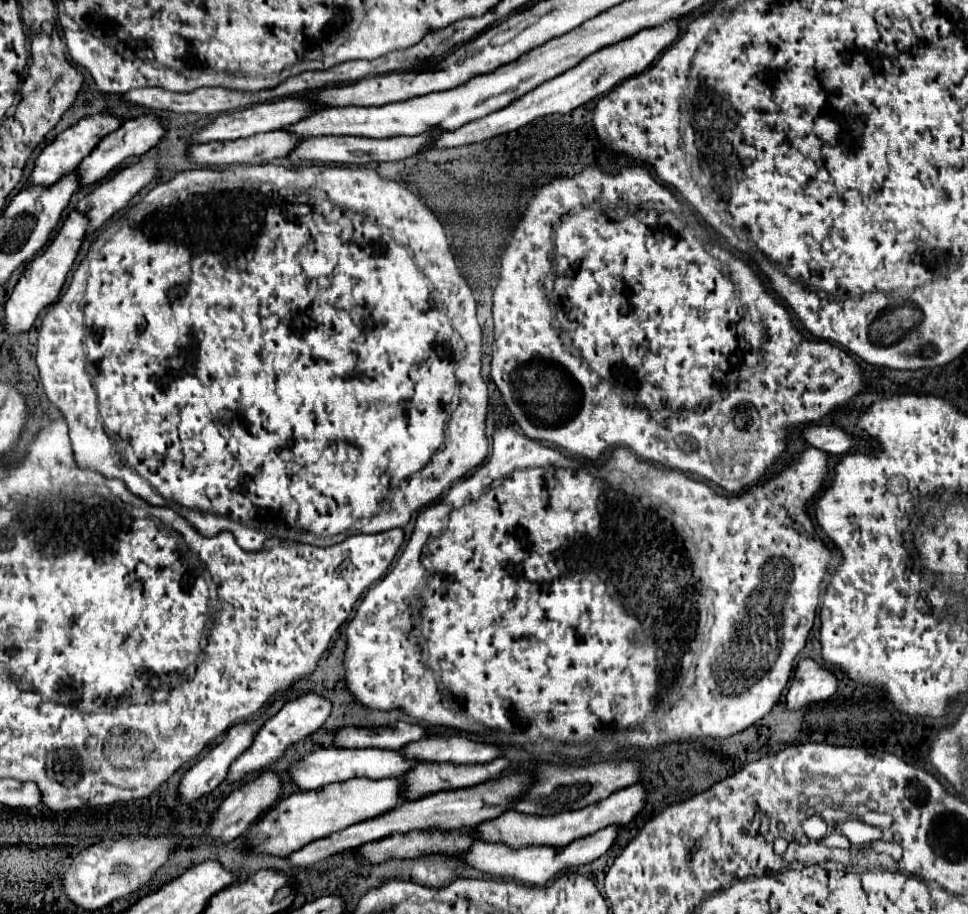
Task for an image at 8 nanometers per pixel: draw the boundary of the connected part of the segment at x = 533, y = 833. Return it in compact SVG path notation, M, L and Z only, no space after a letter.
M636 783L630 787L624 787L620 791L614 791L610 797L592 803L584 809L566 811L550 817L534 817L524 815L518 811L506 811L502 817L480 823L476 829L484 841L498 841L508 843L510 847L522 847L522 845L552 845L552 847L564 847L574 839L592 835L608 825L628 825L636 819L636 815L646 807L646 787L644 783Z

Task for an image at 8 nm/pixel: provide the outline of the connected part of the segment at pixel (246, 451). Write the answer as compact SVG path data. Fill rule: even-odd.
M234 165L234 167L232 167L232 169L226 169L226 171L212 171L212 169L194 169L194 171L186 171L186 173L184 173L184 171L182 171L182 173L178 173L178 175L176 175L176 179L172 179L172 181L170 181L170 183L164 183L164 185L158 185L158 187L156 187L156 189L152 189L152 191L150 191L150 193L148 193L148 195L146 195L146 197L144 197L144 199L142 199L142 201L140 201L140 203L138 203L138 205L136 205L136 207L130 207L130 209L128 209L128 211L126 211L126 213L124 213L124 215L122 215L122 217L120 217L120 219L118 219L118 221L116 221L116 223L114 223L114 225L110 225L110 227L108 227L108 229L104 229L104 231L102 231L102 233L100 233L100 232L99 232L99 233L98 233L98 234L97 234L97 236L96 236L96 237L95 237L95 239L96 239L96 241L93 241L93 242L92 242L92 244L91 244L91 246L90 246L90 248L89 248L89 251L88 251L88 253L87 253L87 255L86 255L86 257L85 257L85 259L84 259L84 260L83 260L83 261L82 261L82 262L81 262L81 263L80 263L80 265L79 265L79 266L78 266L78 268L77 268L77 269L76 269L76 271L74 271L74 275L72 275L72 283L70 283L70 287L68 287L68 291L66 291L66 293L64 293L64 295L62 295L62 297L60 297L60 299L58 299L58 301L56 301L56 303L52 303L52 309L48 309L48 311L46 311L46 315L44 315L44 321L42 321L42 327L40 327L40 331L38 331L38 353L36 353L36 365L38 365L38 369L40 369L40 379L42 379L42 385L44 385L44 391L46 391L46 395L48 395L48 399L50 399L50 401L52 401L52 403L54 403L54 405L56 405L56 407L58 407L58 409L60 409L60 413L62 413L62 415L64 415L64 419L66 419L66 423L68 423L68 429L70 429L70 439L72 439L72 449L74 449L74 459L76 459L76 463L78 463L78 467L80 467L80 469L90 469L90 471L96 471L96 473L100 473L100 475L104 475L104 477L106 477L106 479L120 479L120 481L124 481L124 483L126 483L126 487L128 487L128 491L130 491L130 493L134 493L134 495L136 495L136 497L140 497L140 499L144 499L144 501L146 501L146 503L150 503L150 505L160 505L160 507L162 507L162 506L166 506L166 503L168 503L168 505L178 505L178 507L180 507L180 515L181 515L181 516L182 516L182 517L184 517L184 519L186 519L186 521L188 521L188 523L190 523L190 525L192 525L192 527L194 527L194 529L198 529L198 531L200 531L200 533L202 533L202 535L206 535L206 537L214 537L214 535L216 535L216 533L222 533L222 531L230 531L230 533L232 533L232 535L234 535L234 537L236 537L236 543L238 543L238 545L240 545L240 547L242 547L242 549L244 549L244 551L252 551L252 553L254 553L254 551L258 551L258 549L260 549L260 551L262 551L262 549L264 549L264 543L266 543L266 535L264 535L264 533L268 533L268 539L270 539L270 537L272 537L272 539L276 539L276 537L278 537L278 539L282 539L282 535L284 535L284 533L286 533L286 531L288 531L288 527L290 527L290 529L294 529L294 533L310 533L310 535L318 535L318 537L310 537L310 535L294 535L294 533L286 533L286 541L296 541L296 543L308 543L308 541L310 541L310 543L312 543L312 545L318 545L318 541L322 541L322 537L332 537L332 539L330 539L330 545L334 545L334 543L342 543L342 541L344 541L344 539L346 539L346 537L350 537L350 535L356 535L356 533L380 533L380 531L386 531L386 529L394 529L394 527L406 527L406 523L408 523L408 521L410 521L410 517L412 517L412 513L414 513L414 511L418 511L418 509L422 509L422 507L424 507L424 505L428 505L428 503L430 503L430 501L434 501L434 499L438 499L438 497L440 497L440 495L442 495L442 493L444 493L444 491L446 491L446 489L450 489L450 487L452 487L452 483L456 483L456 481L458 481L458 479L462 479L462 477L464 477L464 475L468 475L468 473L470 473L470 471L472 471L472 469L476 469L476 467L478 467L478 465L480 465L480 463L482 463L482 461L484 461L484 459L486 459L486 455L488 455L488 439L486 439L486 433L484 433L484 429L486 429L486 413L488 413L488 385L486 385L486 381L484 381L484 379L482 379L482 375L480 375L480 357L482 357L482 329L480 329L480 325L478 325L478 319L476 319L476 301L474 301L474 295L472 295L472 289L470 289L470 287L468 287L468 283L466 283L466 279L464 279L464 277L462 277L462 275L460 275L460 269L458 269L458 265L456 265L456 259L454 259L454 253L452 253L452 249L450 249L450 243L448 243L448 235L446 235L446 231L444 231L444 227L442 227L442 223L440 223L440 219L438 219L438 217L436 217L436 215L434 215L434 213L432 213L432 211L430 211L430 209L428 209L428 207L426 207L426 205L424 205L424 203L422 203L422 201L420 201L420 199L418 199L418 197L416 197L416 195L414 195L414 193L412 193L412 191L410 191L410 189L406 189L406 187L402 187L402 185L400 185L400 183L396 183L396 181L392 181L392 179L382 179L382 177L380 177L380 175L378 175L378 171L376 171L376 169L370 169L370 167L336 167L336 165L334 165L334 167L322 167L322 169L320 169L320 167L318 167L318 169L316 169L316 165L312 165L312 167L308 167L308 173L294 173L294 169L288 169L288 167L282 167L282 165L260 165L260 169L278 169L278 171L284 171L284 173L286 173L286 175L284 175L284 183L282 183L282 181L250 181L250 179L240 179L240 165ZM292 177L294 177L294 181L302 181L302 185L306 185L306 179L308 179L308 187L302 187L302 185L292 185ZM190 193L202 193L202 197L206 197L206 201L210 201L210 209L206 209L206 205L198 205L198 197L190 197ZM190 209L192 209L192 213L194 213L194 221L196 221L196 223L192 223L192 221L190 221L190 217L188 217L188 215L190 215ZM208 221L210 221L210 223L212 223L212 225L210 225L210 229L212 229L212 235L216 235L216 237L212 237L212 239L200 239L200 241L206 241L206 245L196 245L196 243L192 243L192 245L190 245L190 243L162 243L162 241L186 241L186 239L188 239L188 235L194 235L194 233L190 233L190 231L194 231L194 227L196 227L196 229L198 229L198 227L200 227L200 231L202 231L202 225L206 225L206 223L208 223ZM164 345L166 345L166 353L168 353L168 357L166 357L166 365L168 365L168 367L166 367L166 365L162 365L162 363L160 363L160 359L156 359L156 355L154 355L154 351L156 351L156 353L164 353L164 351L158 351L158 349L164 349Z

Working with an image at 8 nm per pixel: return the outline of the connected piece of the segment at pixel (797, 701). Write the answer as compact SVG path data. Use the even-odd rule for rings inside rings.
M800 659L786 695L786 703L790 709L800 709L804 705L830 699L836 689L838 677L830 667L818 665L814 659Z

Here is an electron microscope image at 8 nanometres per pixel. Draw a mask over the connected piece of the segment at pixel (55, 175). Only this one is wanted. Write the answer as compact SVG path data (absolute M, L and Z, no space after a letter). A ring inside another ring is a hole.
M96 113L96 115L88 115L88 117L80 119L76 125L62 131L50 145L44 147L44 151L36 159L32 177L28 179L28 185L54 185L62 175L74 171L82 163L82 159L90 155L90 151L98 145L98 141L102 137L106 137L108 133L118 129L120 125L122 125L122 119L114 117L110 113Z

